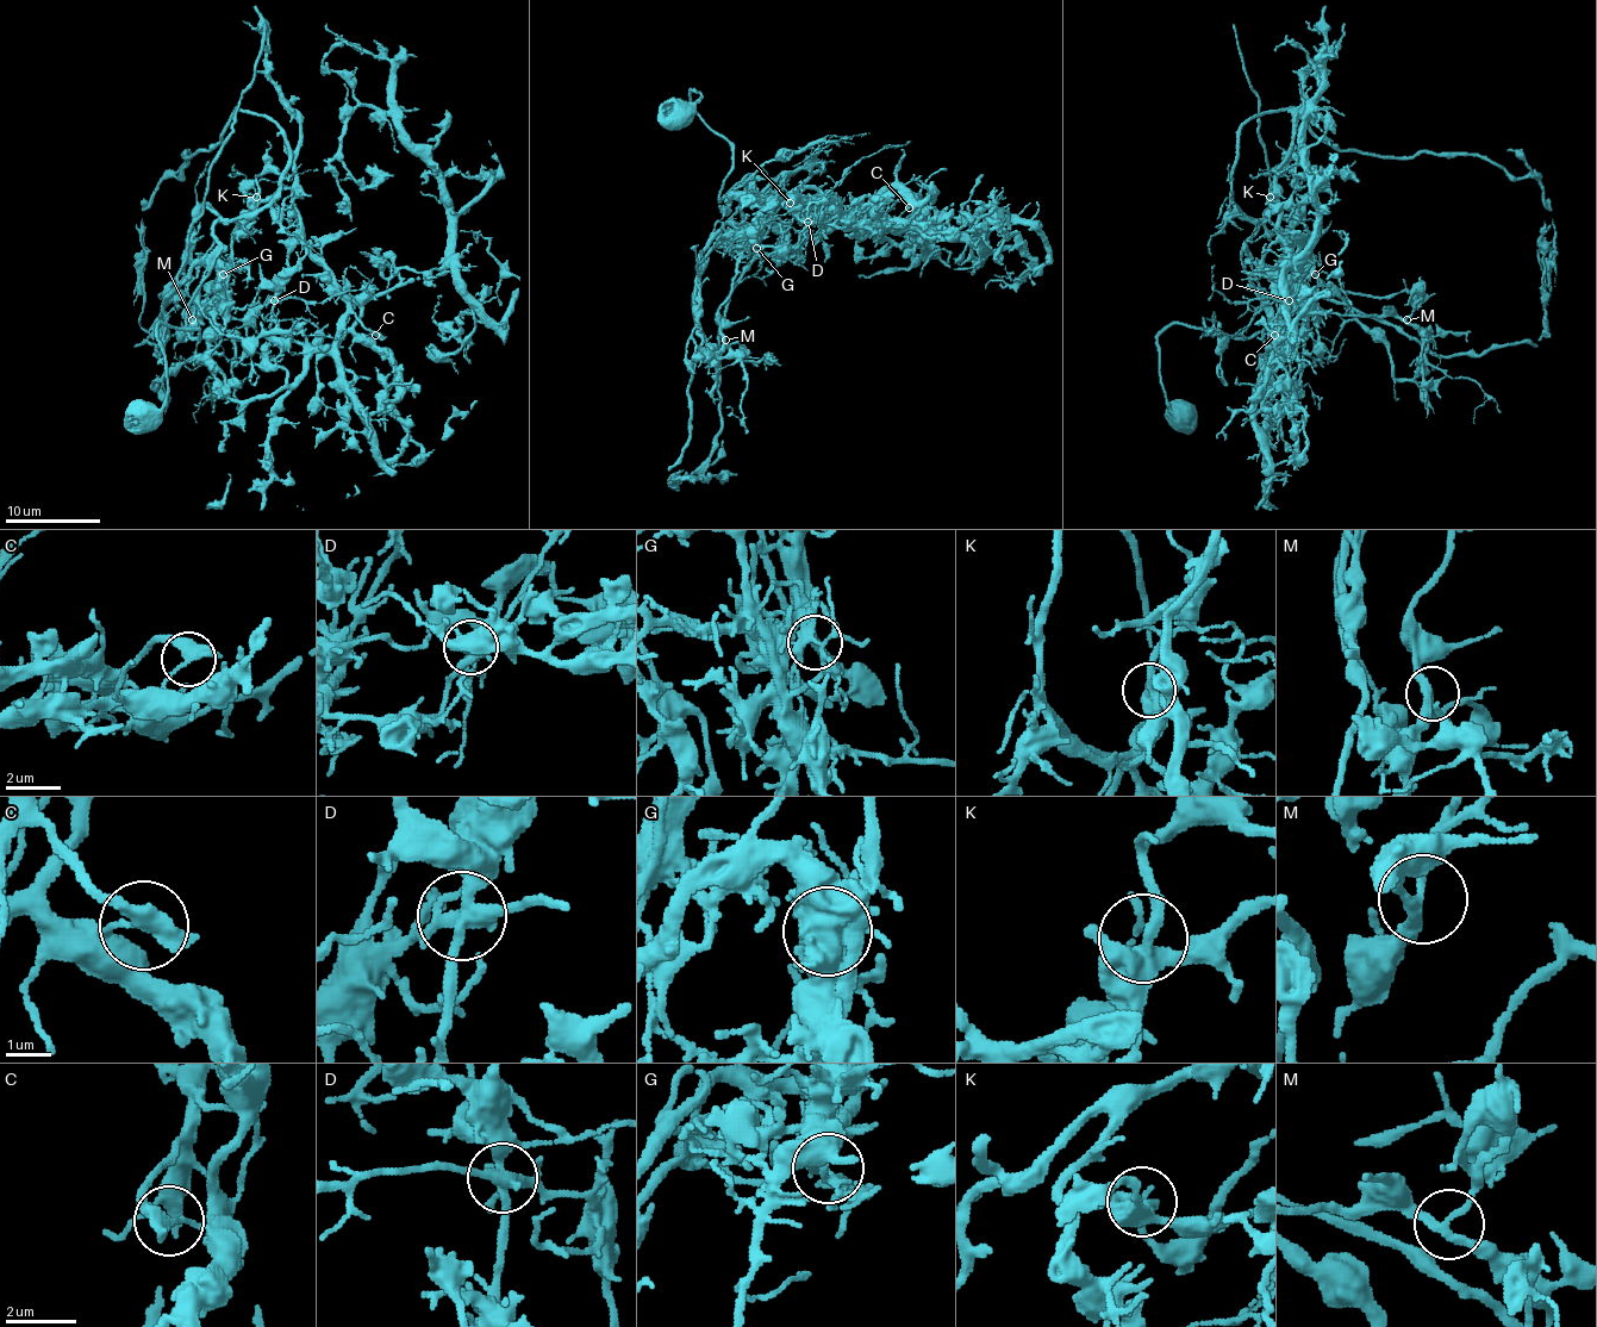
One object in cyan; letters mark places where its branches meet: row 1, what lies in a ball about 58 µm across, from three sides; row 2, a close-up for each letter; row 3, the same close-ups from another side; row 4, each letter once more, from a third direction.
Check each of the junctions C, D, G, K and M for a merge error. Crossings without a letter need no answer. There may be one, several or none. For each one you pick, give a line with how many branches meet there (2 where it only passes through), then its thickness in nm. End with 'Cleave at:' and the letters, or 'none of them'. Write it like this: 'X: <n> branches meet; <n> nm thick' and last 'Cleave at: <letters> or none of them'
C: 2 branches meet; 360 nm thick
D: 5 branches meet; 320 nm thick
G: 3 branches meet; 240 nm thick
Cleave at: C, D, G

